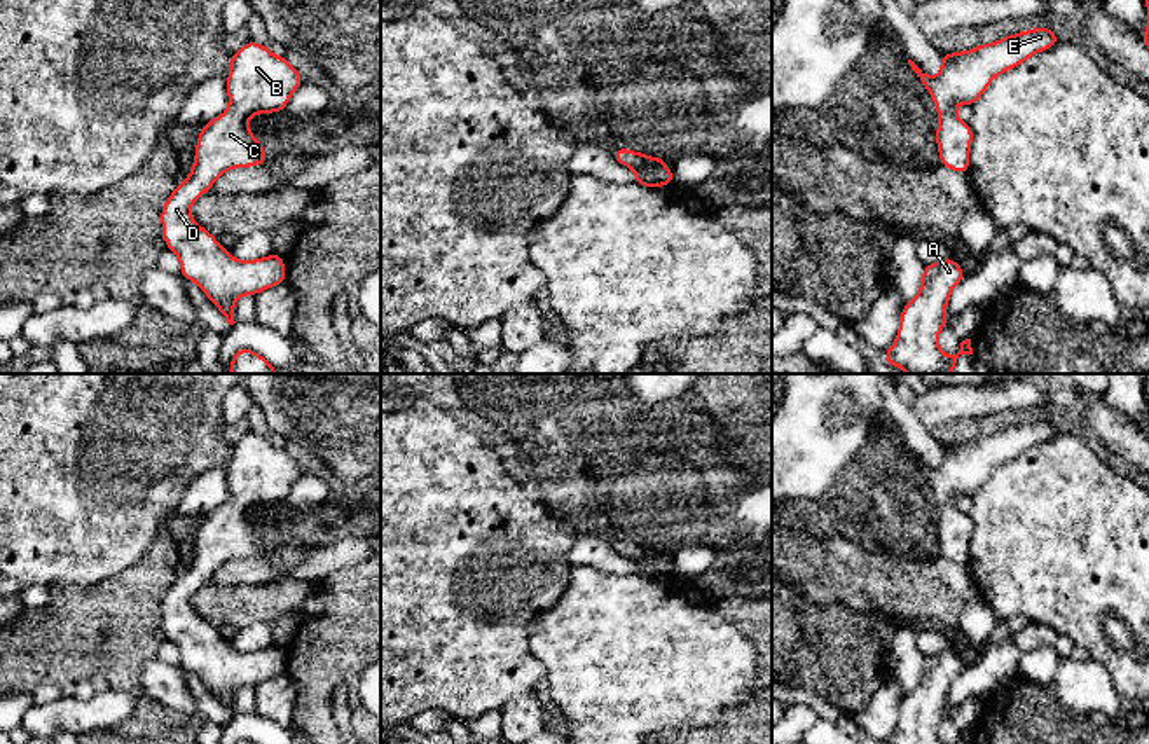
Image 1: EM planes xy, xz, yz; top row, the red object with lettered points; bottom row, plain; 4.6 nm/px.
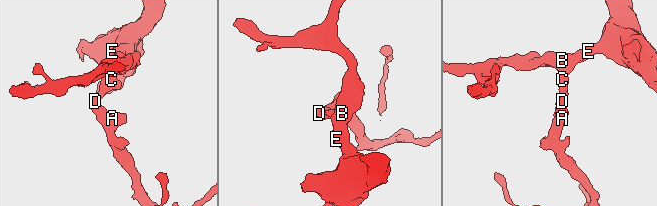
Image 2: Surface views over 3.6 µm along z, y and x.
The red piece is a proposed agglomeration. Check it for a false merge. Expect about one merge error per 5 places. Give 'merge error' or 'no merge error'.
no merge error

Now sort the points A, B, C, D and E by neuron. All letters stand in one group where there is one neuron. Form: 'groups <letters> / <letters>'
groups A B C D E

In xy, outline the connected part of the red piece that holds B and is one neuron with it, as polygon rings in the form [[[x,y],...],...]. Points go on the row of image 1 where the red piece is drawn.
[[[250,40],[230,56],[227,75],[229,108],[201,127],[189,176],[176,185],[161,211],[162,239],[180,258],[182,276],[201,286],[229,325],[234,304],[286,279],[285,260],[267,255],[237,260],[190,215],[197,197],[213,189],[217,178],[232,168],[264,164],[269,155],[248,129],[257,114],[283,112],[302,75],[285,56]]]

